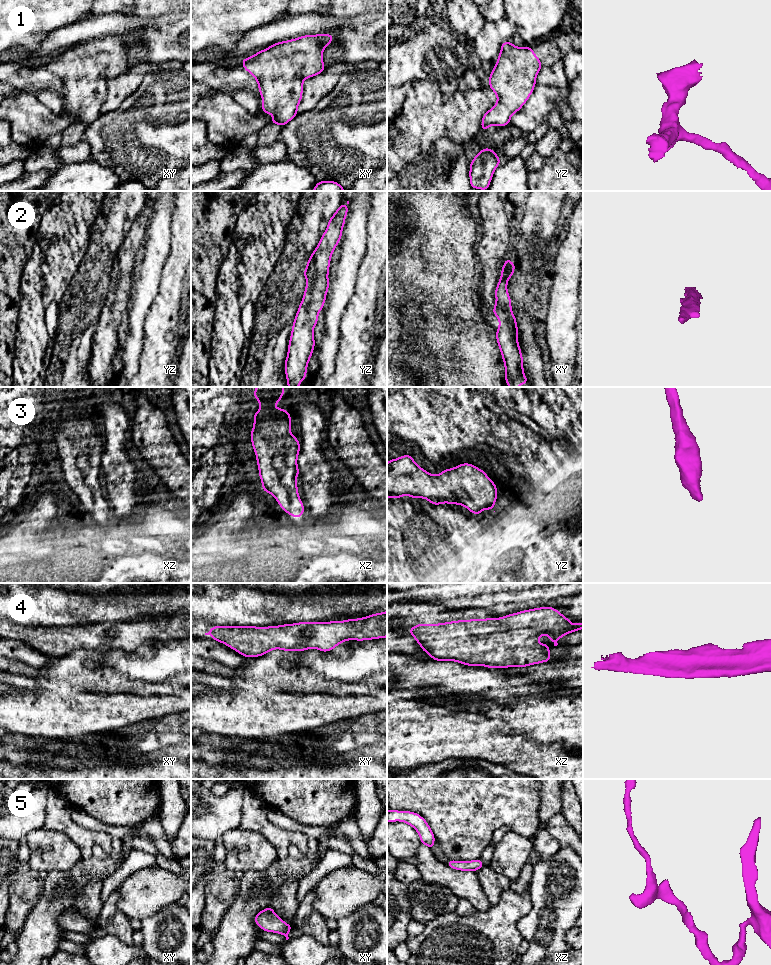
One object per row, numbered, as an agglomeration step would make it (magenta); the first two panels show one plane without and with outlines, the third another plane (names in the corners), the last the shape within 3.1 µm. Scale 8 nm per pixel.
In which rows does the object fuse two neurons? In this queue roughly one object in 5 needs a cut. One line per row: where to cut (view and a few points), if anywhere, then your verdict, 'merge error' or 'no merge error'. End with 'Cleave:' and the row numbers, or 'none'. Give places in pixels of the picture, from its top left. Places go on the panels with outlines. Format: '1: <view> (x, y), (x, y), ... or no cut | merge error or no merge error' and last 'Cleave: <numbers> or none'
1: no cut | no merge error
2: no cut | no merge error
3: no cut | no merge error
4: no cut | no merge error
5: no cut | no merge error
Cleave: none

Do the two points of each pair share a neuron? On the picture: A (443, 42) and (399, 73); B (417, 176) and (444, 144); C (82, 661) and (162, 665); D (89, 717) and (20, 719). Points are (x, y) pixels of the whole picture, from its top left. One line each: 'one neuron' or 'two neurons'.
A: one neuron
B: one neuron
C: one neuron
D: one neuron

